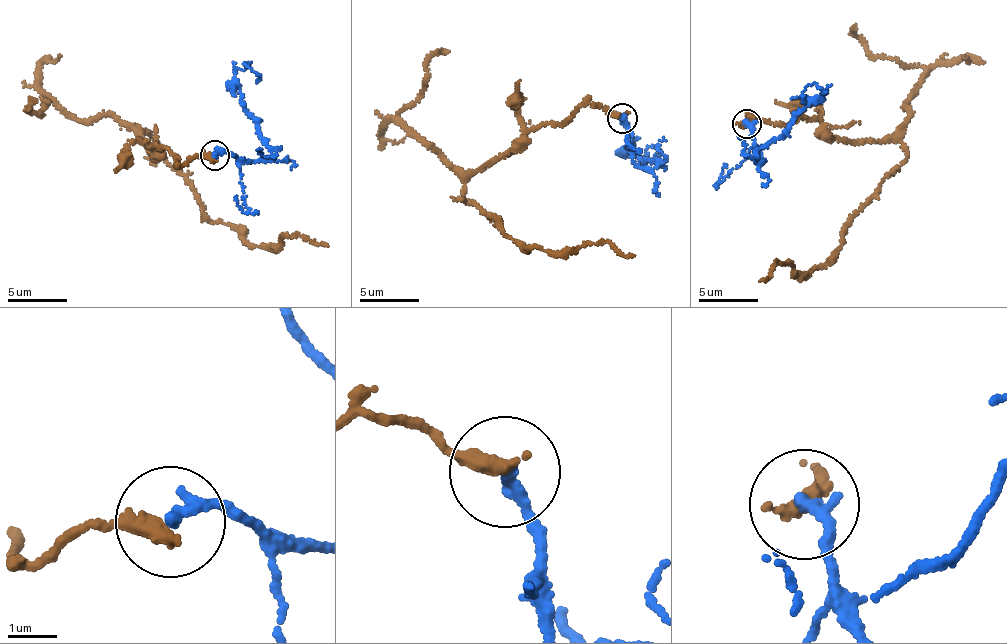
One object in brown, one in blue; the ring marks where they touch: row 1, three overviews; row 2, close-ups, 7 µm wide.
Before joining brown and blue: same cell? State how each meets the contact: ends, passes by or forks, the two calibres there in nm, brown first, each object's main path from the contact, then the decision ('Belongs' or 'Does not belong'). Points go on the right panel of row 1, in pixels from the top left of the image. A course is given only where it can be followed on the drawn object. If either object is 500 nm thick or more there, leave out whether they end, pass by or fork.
At the ring brown ends. At the ring blue ends. Thickness 400 nm (brown) against 240 nm. Course of brown: (745, 122), (814, 119), (852, 142), (905, 147), (903, 164), (823, 265), (804, 277), (775, 263), (759, 281). Course of blue: (747, 123), (761, 159), (756, 161), (755, 152), (784, 132), (792, 118), (825, 91), (807, 86), (802, 102). Does not belong

